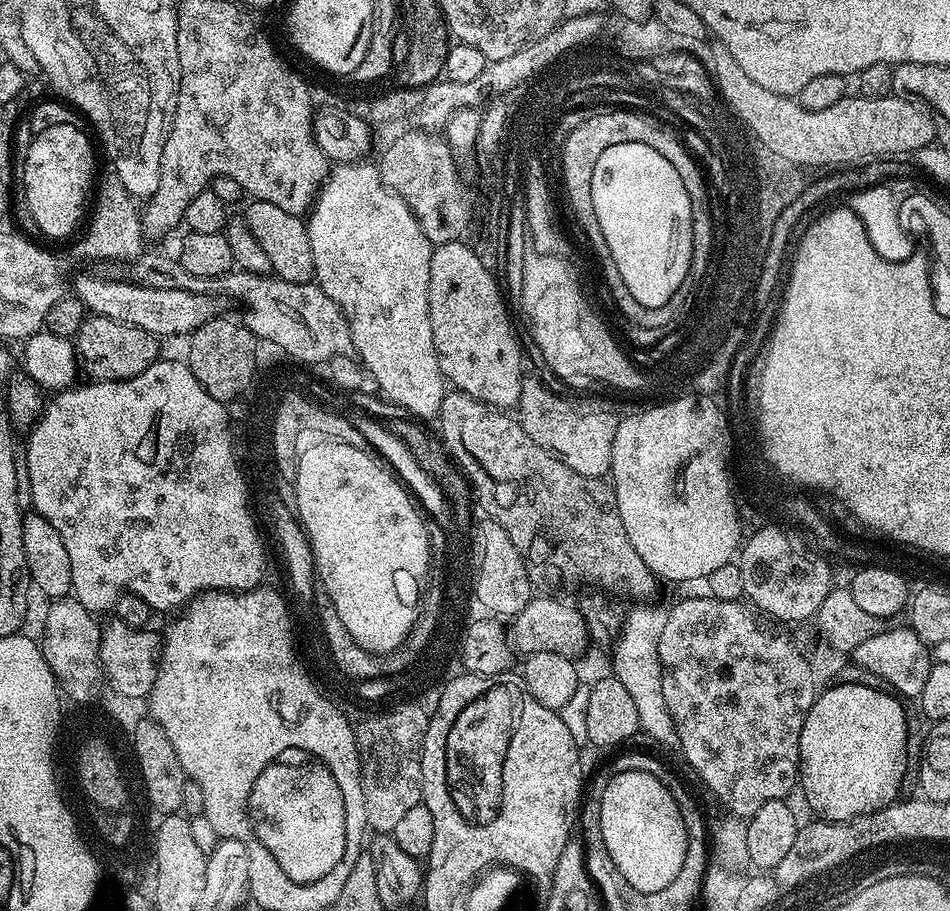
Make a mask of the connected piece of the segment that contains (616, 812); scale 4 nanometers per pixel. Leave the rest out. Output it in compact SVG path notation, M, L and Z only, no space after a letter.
M638 770L629 772L613 772L607 777L604 789L598 798L600 817L600 838L603 851L610 854L612 867L619 879L630 882L634 890L639 892L657 892L662 886L670 886L674 878L678 878L678 870L682 870L682 862L686 858L688 845L688 827L682 822L682 814L666 786L654 778L654 774L646 774Z

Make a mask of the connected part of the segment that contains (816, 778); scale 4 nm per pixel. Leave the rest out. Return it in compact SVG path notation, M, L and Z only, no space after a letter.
M833 684L833 688L817 695L806 714L798 784L804 787L804 800L817 817L857 818L876 812L901 795L904 771L910 763L910 717L891 691L865 684Z

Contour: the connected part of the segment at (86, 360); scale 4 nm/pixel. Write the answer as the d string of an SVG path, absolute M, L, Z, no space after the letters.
M85 315L82 326L75 334L74 343L76 346L76 359L79 367L82 369L85 377L97 380L125 380L126 378L134 378L138 374L142 374L142 370L146 370L161 355L160 344L153 333L135 328L129 324L122 322L114 322L114 318L106 318L105 316Z

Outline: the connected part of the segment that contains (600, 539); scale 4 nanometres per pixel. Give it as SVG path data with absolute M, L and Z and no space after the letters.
M452 390L445 395L438 413L438 425L440 424L438 436L444 445L445 452L455 460L457 468L464 473L468 480L475 503L479 507L480 504L484 507L483 515L489 520L498 521L502 530L506 530L506 534L510 534L510 542L514 542L514 546L518 546L518 554L522 554L524 565L533 585L560 584L563 580L569 580L572 584L588 584L584 586L603 590L616 598L633 596L633 601L644 602L653 597L650 595L655 592L656 584L658 585L657 577L653 576L646 566L646 562L642 562L642 558L638 558L638 550L634 550L634 546L630 546L630 538L626 538L626 526L622 526L622 518L618 514L616 491L612 489L611 483L605 482L598 476L587 476L586 474L578 474L578 470L570 470L570 466L566 466L566 462L562 462L560 457L548 452L542 446L538 446L538 442L534 442L534 438L530 438L530 434L526 434L526 430L522 430L519 419L512 417L511 420L508 416L511 415L507 411L489 410L481 400L475 400L473 396L467 396L464 392Z

